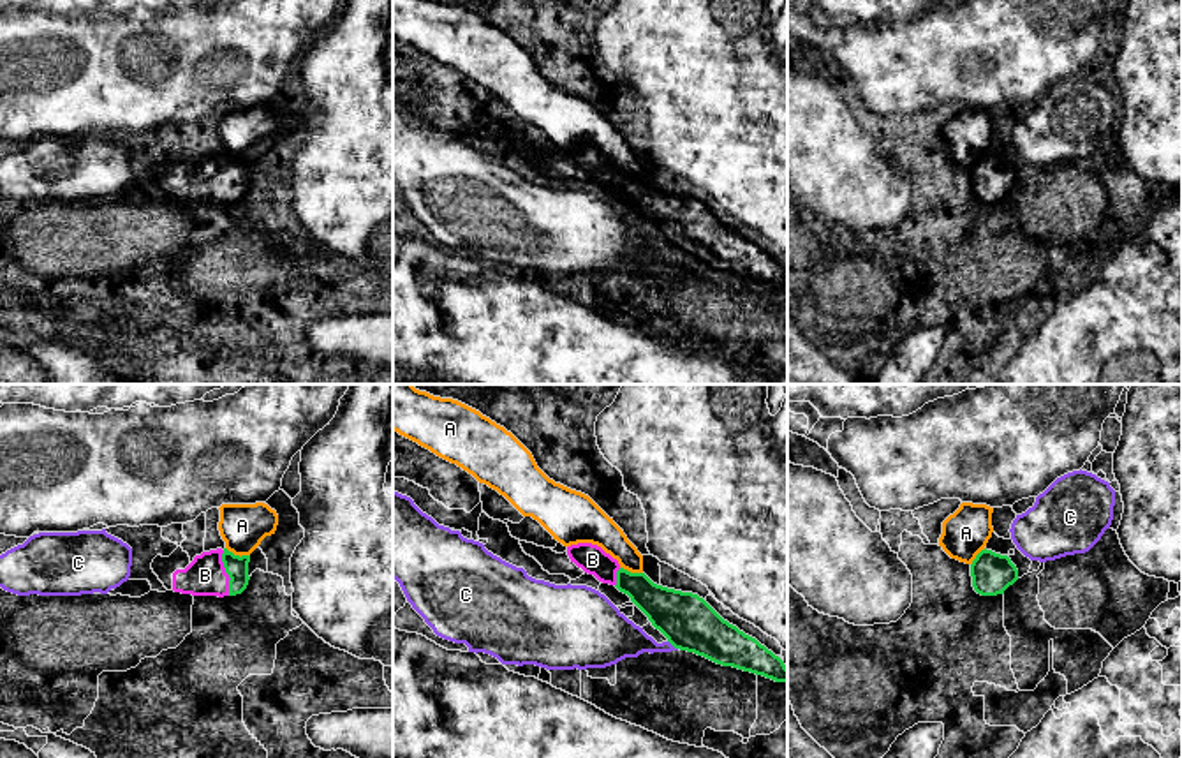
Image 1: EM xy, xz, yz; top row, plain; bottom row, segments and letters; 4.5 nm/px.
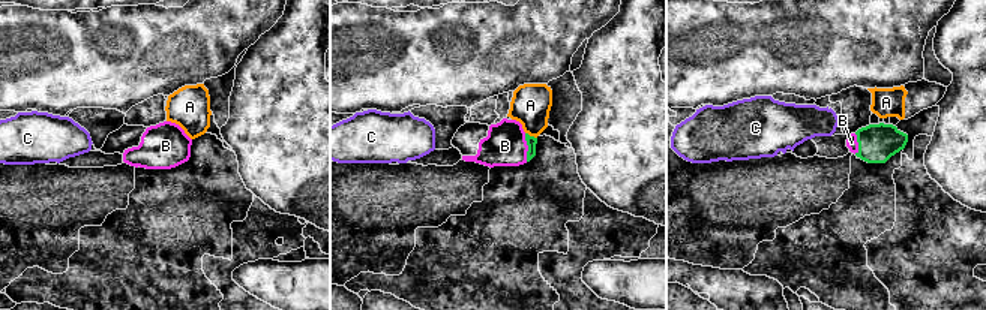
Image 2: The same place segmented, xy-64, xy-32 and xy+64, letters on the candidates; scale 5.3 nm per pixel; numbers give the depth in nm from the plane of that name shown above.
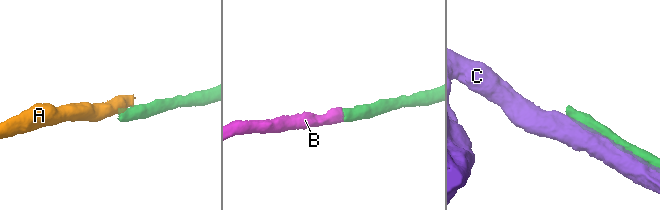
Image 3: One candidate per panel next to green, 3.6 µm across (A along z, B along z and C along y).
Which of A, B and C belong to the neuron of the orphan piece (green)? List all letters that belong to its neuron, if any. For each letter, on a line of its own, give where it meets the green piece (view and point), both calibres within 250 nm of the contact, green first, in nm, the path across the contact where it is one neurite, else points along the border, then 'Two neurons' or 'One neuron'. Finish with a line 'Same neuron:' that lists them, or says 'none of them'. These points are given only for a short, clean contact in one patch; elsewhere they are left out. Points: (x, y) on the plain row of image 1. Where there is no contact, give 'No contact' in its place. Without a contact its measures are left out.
A: Touches green at xy (238, 161). Thickness 100 nm (green) against 200 nm. Boundary: xy (226, 152), (235, 159), (249, 161). Two neurons
B: Touches green at xy (226, 177). Thickness 100 nm (green) against 180 nm. Path across: xy (236, 173), (226, 177), (205, 180). One neuron
C: Touches green at xz (673, 251). Thickness 240 nm (green) against 180 nm. Two neurons
Same neuron: B

